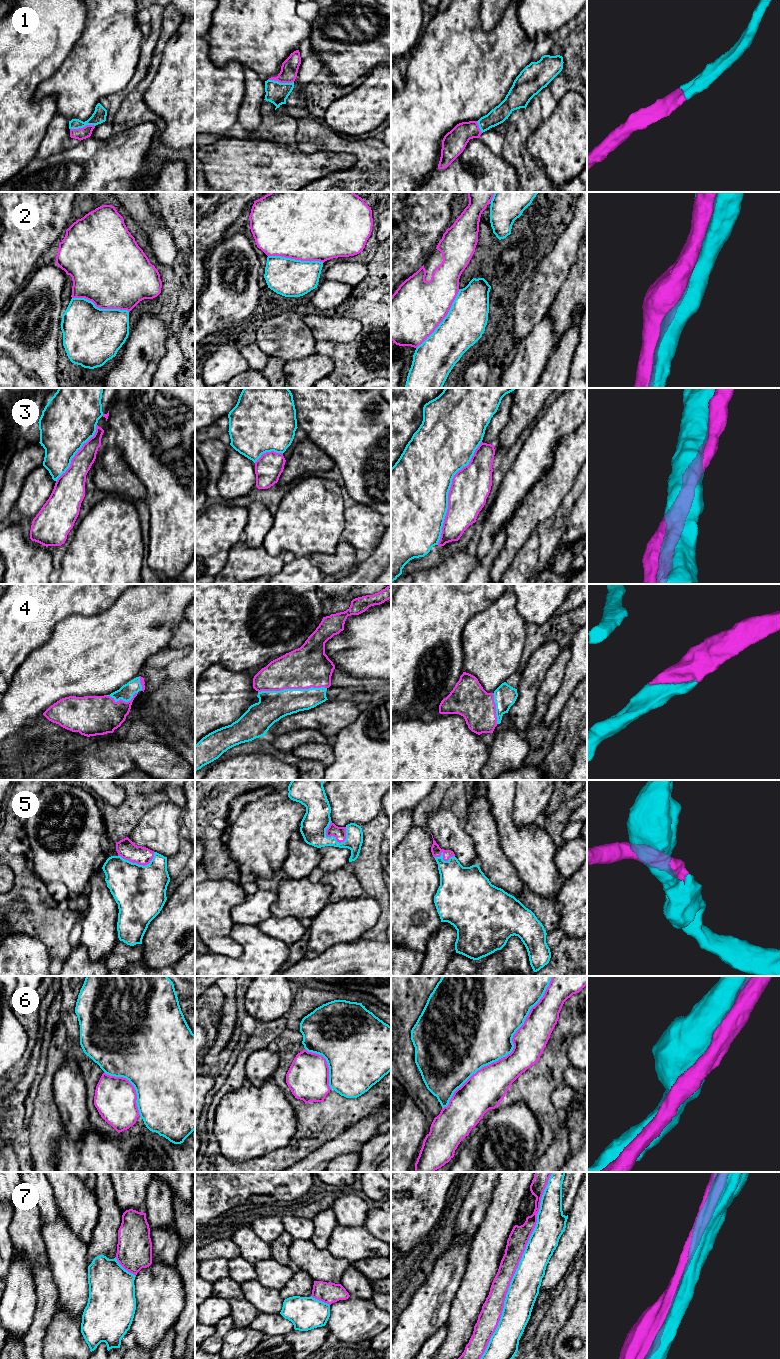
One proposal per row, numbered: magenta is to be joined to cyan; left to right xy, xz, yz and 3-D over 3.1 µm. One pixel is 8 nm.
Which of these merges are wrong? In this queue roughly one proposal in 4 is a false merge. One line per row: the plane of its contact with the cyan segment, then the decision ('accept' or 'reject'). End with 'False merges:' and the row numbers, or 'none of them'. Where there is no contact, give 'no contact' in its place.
1: contact in xz; accept
2: contact in yz; reject
3: contact in yz; accept
4: contact in xz; accept
5: contact in xz; accept
6: contact in yz; accept
7: contact in yz; reject
False merges: 2, 7

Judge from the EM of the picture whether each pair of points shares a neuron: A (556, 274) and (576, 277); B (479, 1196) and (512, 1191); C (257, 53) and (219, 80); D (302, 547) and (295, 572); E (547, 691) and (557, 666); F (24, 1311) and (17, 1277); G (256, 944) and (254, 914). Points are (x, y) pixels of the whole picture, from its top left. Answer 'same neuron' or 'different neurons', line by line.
A: different neurons
B: different neurons
C: different neurons
D: different neurons
E: same neuron
F: same neuron
G: different neurons

